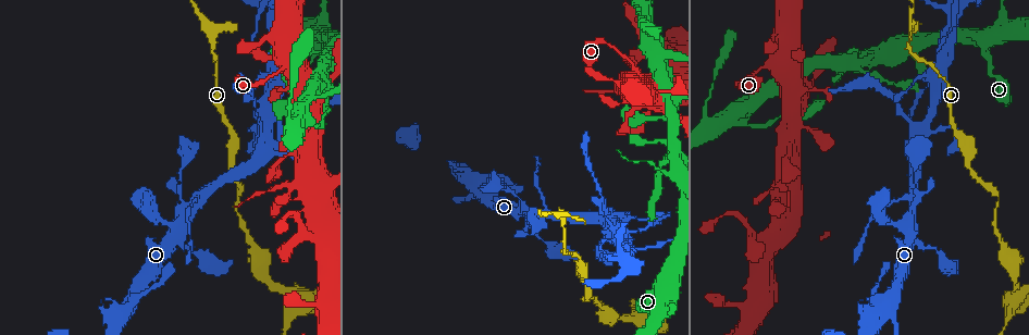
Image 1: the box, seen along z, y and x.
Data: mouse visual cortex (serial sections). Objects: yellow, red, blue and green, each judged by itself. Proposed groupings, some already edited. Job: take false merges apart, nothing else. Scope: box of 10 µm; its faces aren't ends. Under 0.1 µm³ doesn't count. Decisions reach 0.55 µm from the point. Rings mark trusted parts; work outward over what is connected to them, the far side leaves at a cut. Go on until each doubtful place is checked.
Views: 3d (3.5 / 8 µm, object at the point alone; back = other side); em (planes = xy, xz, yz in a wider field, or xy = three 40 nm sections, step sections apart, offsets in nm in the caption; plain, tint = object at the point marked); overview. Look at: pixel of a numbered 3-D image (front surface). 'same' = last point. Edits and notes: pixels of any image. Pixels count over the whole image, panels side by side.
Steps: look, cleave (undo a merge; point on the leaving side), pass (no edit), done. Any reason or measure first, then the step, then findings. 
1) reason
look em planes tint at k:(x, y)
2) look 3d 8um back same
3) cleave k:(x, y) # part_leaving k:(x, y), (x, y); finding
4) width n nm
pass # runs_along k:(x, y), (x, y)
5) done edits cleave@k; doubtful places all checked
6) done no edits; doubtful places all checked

look 3d 3.5um at 1:(738, 113)

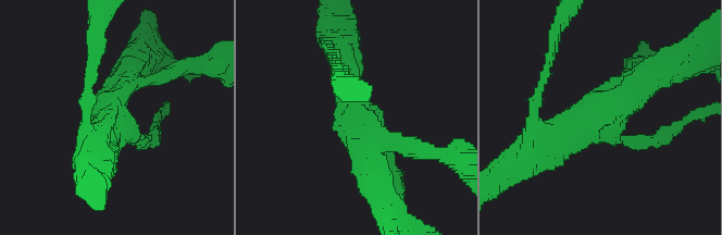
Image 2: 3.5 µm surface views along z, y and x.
arms 3; arm_widths 150, 350, 400 nm; shape alone is not enough
look em xy step 5 tint at 2:(360, 112)

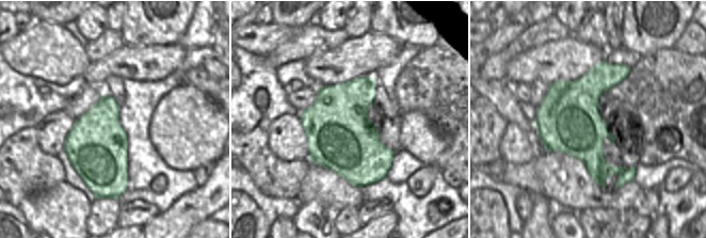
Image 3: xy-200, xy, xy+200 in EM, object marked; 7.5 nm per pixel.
look em xy step 1 tint same

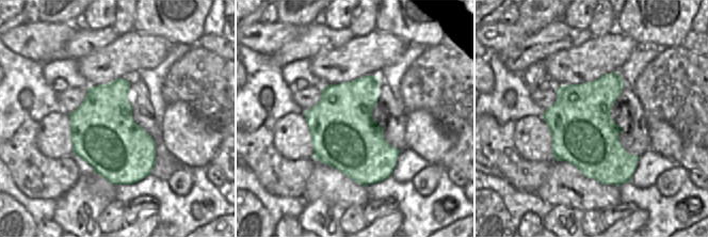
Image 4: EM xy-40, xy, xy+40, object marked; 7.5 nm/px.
pass # runs_along 2:(649, 77), (580, 128), (538, 132); one cell here

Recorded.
arms run side by side
look 3d 8um at 1:(265, 150)

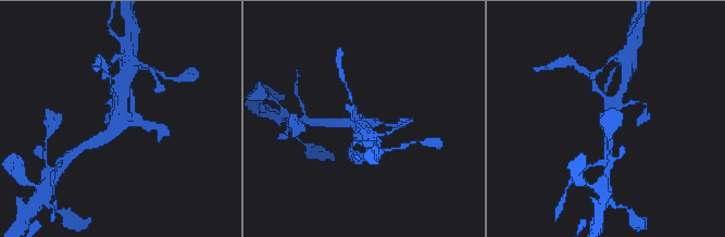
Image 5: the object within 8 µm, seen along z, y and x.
look 3d 3.5um same

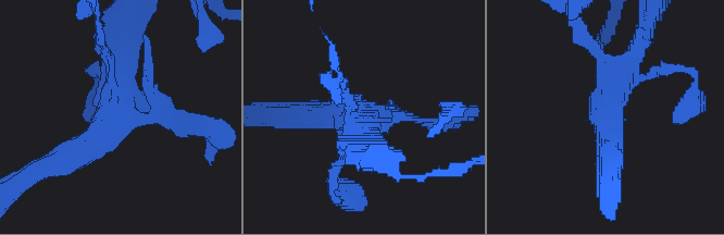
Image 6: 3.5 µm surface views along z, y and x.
now the EM
look em xy step 2 tint at 6:(360, 116)

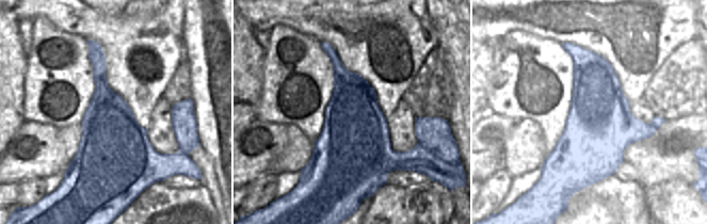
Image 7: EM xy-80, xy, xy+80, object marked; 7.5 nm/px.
pass # all the same cell

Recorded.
sharp bend
look 3d 3.5um at 1:(566, 214)

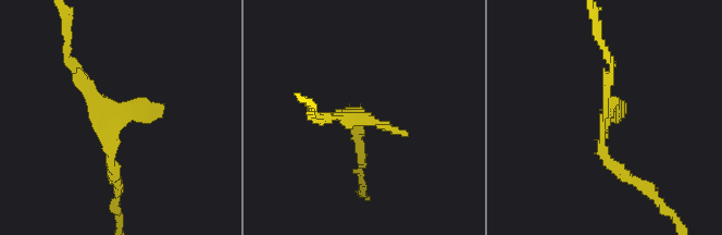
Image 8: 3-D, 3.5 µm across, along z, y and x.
look em xy step 5 tint at 8:(610, 110)

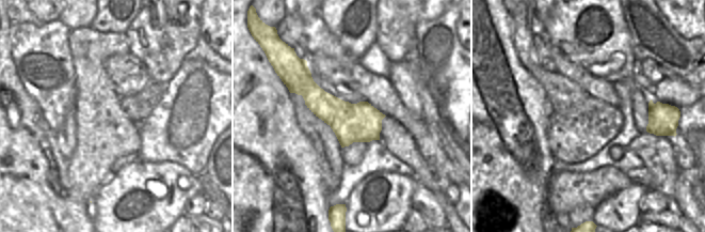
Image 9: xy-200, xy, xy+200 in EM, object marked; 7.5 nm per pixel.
cut it another way
look em planes tint same

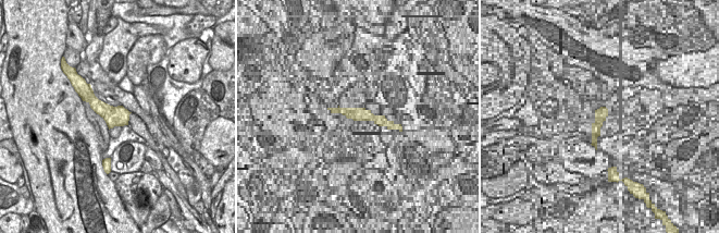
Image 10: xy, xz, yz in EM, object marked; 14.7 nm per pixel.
pass # runs_along 8:(114, 173), (117, 112), (67, 62); all the same cell

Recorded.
done no edits; doubtful places all checked

